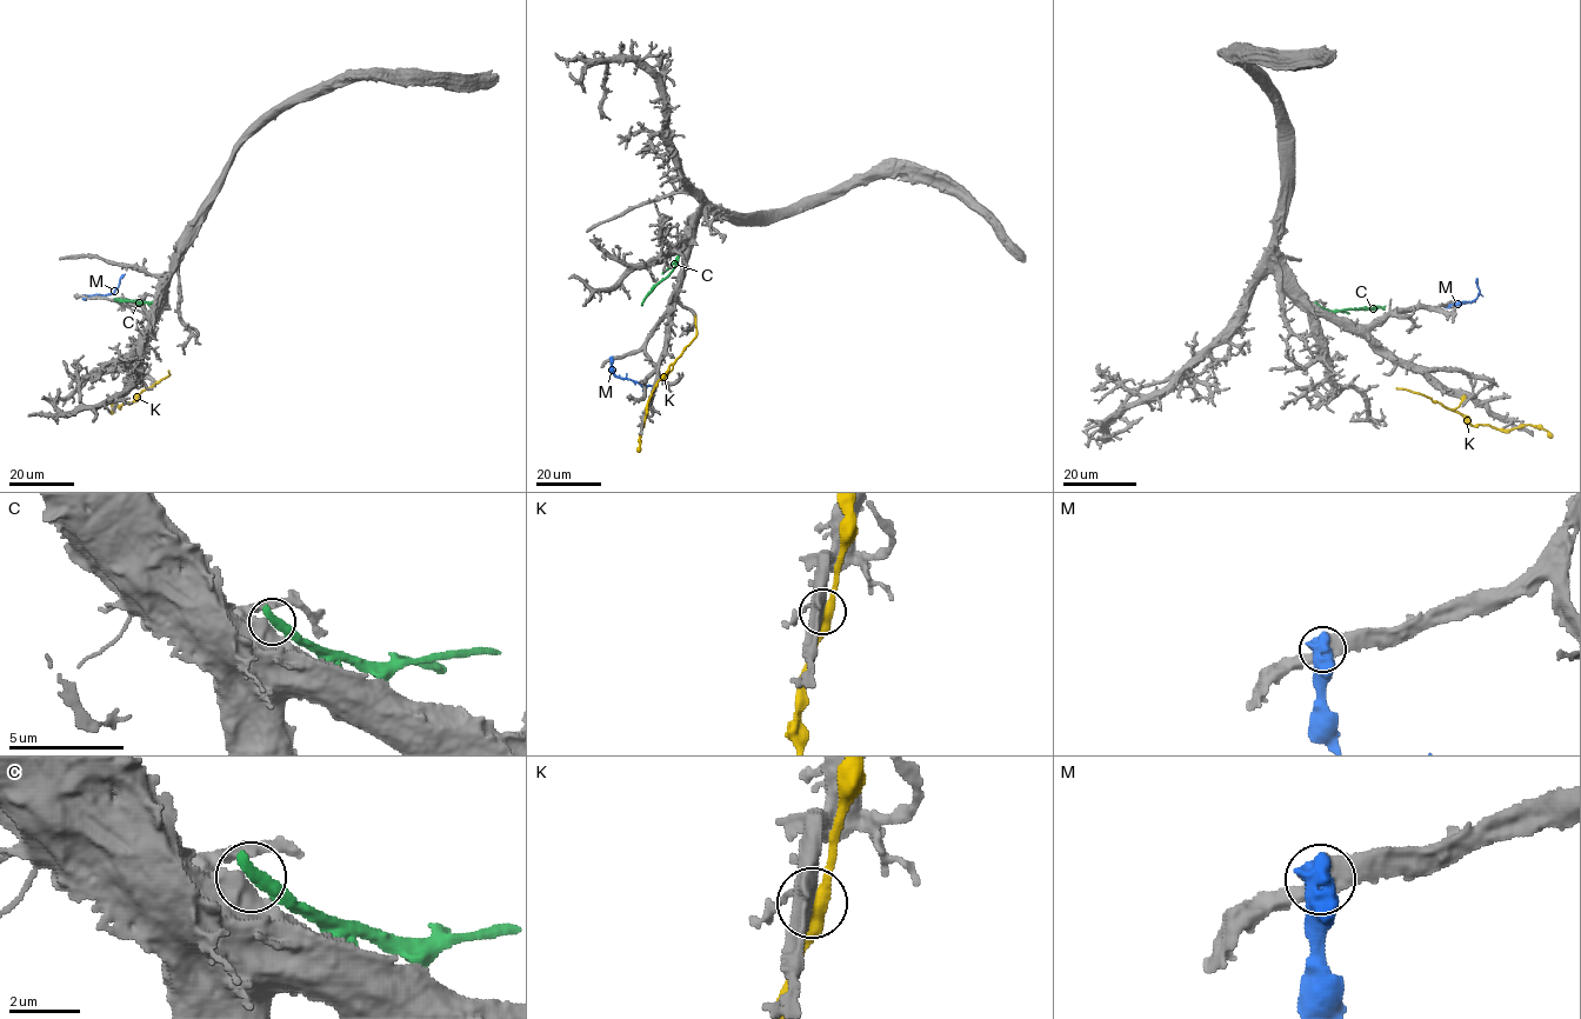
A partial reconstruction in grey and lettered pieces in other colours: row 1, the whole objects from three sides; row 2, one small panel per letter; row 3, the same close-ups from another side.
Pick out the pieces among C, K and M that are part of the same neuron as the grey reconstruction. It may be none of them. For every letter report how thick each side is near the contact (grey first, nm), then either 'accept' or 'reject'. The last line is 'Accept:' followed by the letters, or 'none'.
C: 850 nm thick on the grey side, 400 nm on the other; reject
K: 440 nm thick on the grey side, 480 nm on the other; reject
M: 480 nm thick on the grey side, 850 nm on the other; reject
Accept: none

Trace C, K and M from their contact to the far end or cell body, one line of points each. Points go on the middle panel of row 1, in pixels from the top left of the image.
C: (687, 245), (674, 267), (641, 305)
K: (644, 424), (646, 405), (658, 381), (695, 335), (695, 314)
M: (612, 358), (615, 375), (645, 387), (652, 385)

